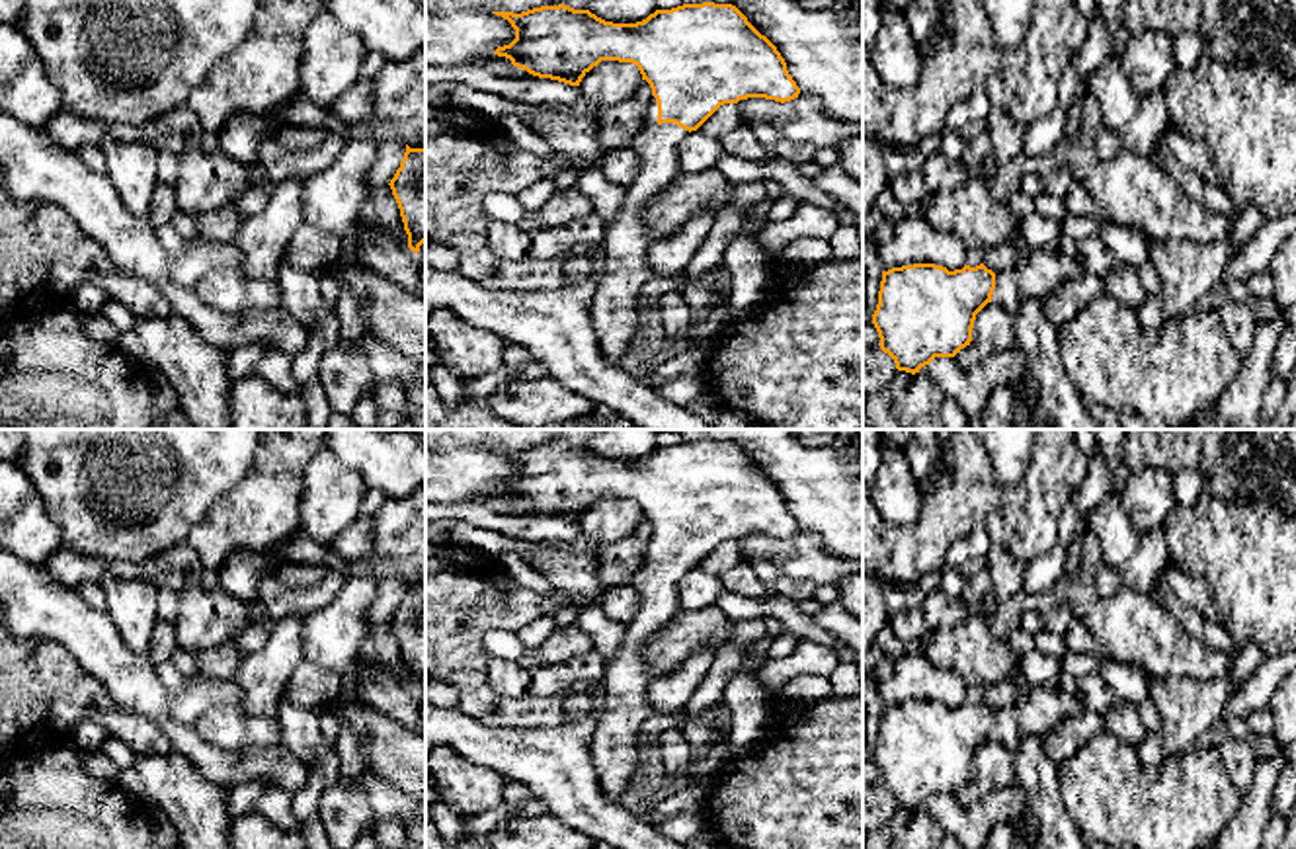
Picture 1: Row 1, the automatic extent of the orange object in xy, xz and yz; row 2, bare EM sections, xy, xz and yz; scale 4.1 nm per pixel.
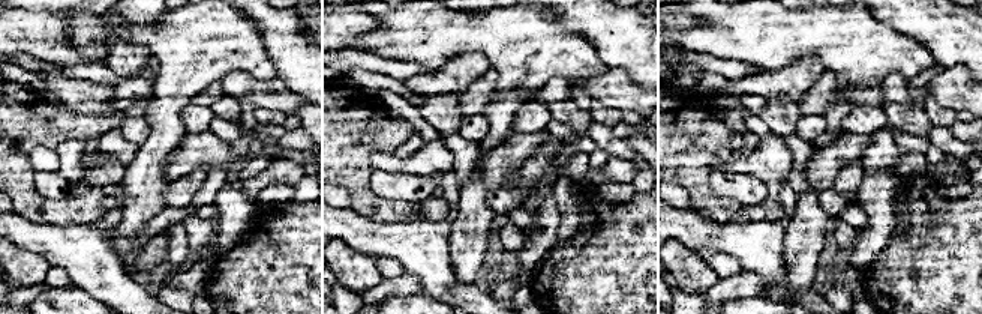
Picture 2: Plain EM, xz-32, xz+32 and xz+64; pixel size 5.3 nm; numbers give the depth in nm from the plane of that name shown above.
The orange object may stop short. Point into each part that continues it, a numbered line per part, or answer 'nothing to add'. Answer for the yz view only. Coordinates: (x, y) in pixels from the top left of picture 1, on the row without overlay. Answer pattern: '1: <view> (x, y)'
1: yz (1049, 705)

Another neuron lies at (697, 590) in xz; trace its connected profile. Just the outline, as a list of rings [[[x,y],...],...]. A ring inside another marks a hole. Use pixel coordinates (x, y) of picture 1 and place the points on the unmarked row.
[[[691,568],[677,584],[679,607],[683,613],[703,613],[716,605],[722,591],[718,576]]]

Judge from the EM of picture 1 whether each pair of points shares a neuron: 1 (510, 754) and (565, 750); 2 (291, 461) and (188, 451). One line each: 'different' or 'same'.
1: same
2: different

